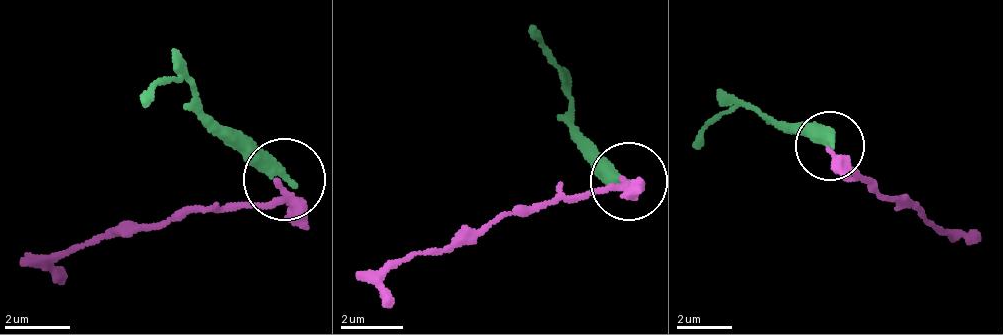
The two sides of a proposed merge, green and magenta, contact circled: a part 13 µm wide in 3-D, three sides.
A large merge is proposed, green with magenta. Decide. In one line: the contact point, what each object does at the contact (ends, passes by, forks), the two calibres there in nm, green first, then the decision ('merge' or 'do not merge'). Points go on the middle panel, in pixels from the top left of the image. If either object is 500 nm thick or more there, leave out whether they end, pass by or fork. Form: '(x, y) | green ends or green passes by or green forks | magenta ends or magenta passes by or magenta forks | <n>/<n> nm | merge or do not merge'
(629, 181) | green ends | magenta passes by | 400/190 nm | do not merge

